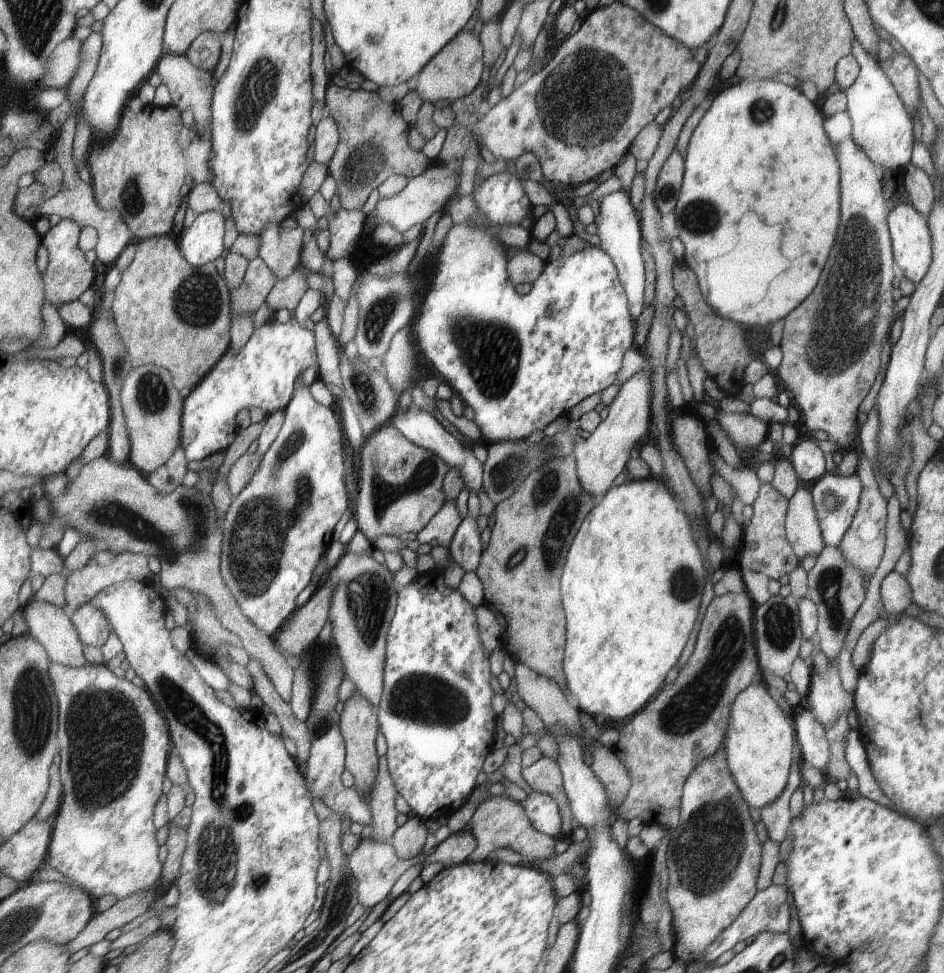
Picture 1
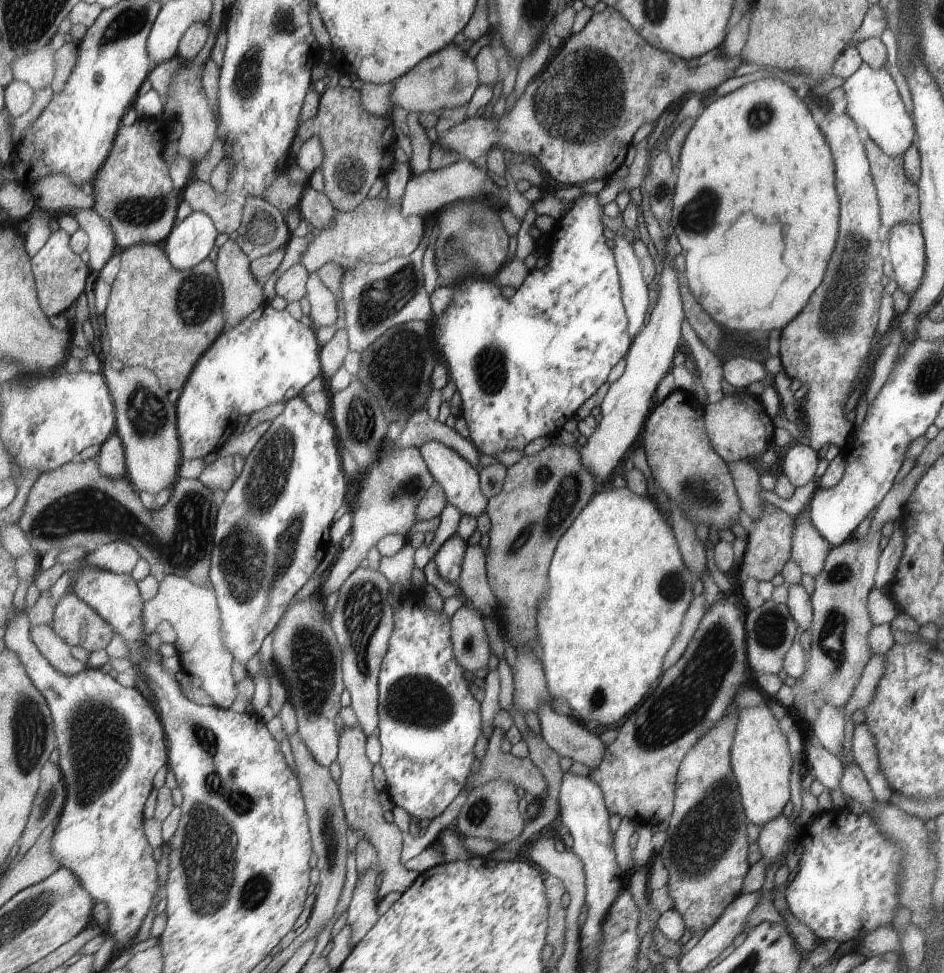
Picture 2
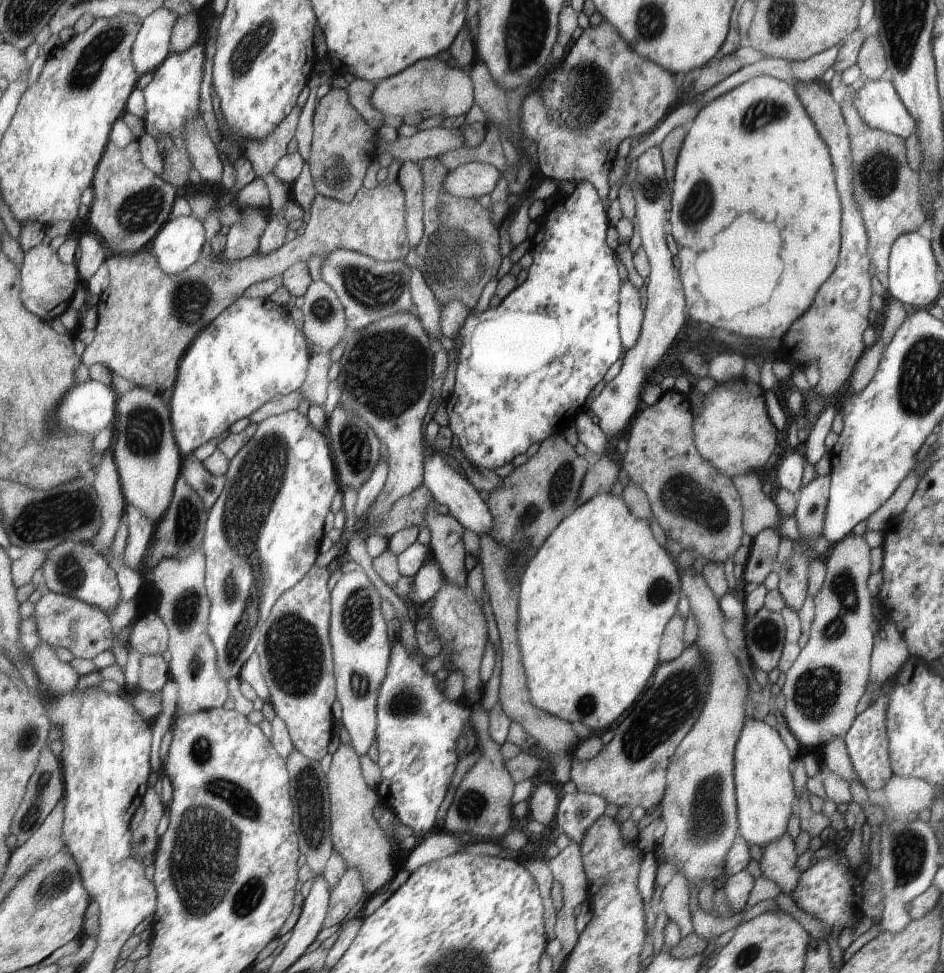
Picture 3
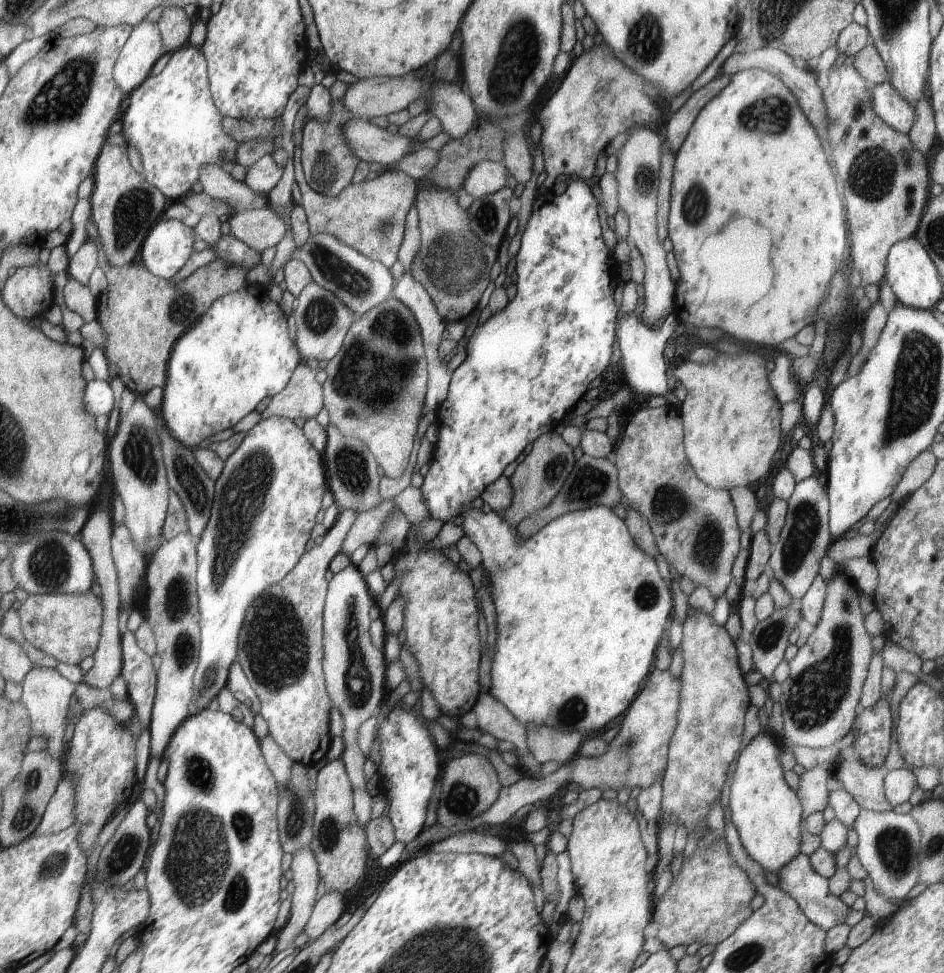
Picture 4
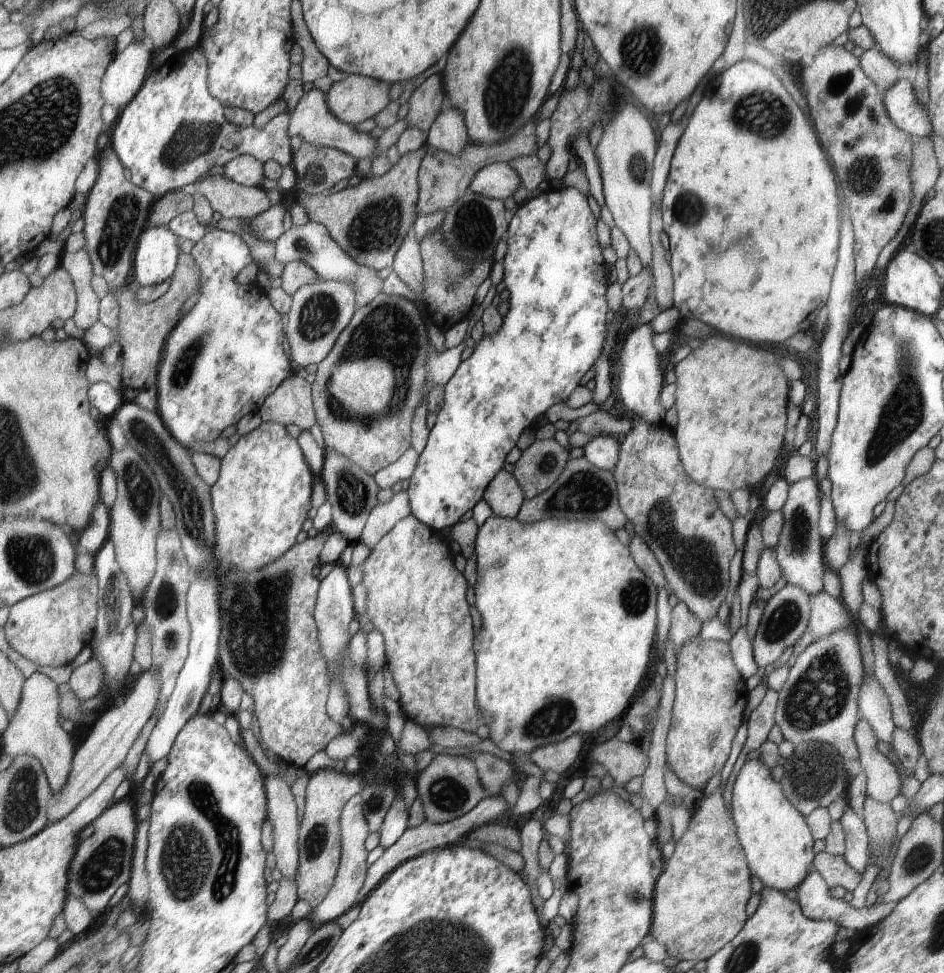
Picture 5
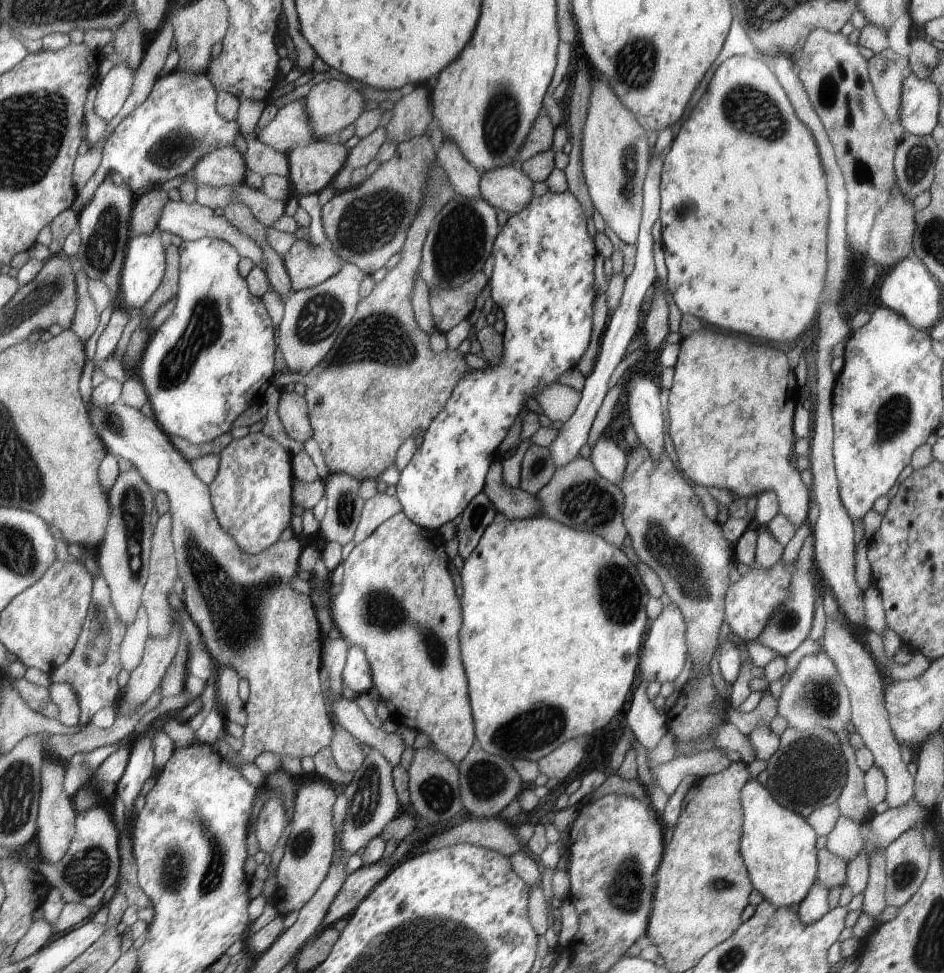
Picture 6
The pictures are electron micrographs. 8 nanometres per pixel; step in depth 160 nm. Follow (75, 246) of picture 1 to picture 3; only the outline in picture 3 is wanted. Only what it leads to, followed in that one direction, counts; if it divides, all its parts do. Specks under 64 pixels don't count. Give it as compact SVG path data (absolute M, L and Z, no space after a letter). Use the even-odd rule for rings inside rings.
M39 244L25 253L21 266L21 298L27 310L42 320L51 322L63 315L71 307L75 290L80 285L83 285L83 281L76 264L63 263L58 252L54 252L49 244Z

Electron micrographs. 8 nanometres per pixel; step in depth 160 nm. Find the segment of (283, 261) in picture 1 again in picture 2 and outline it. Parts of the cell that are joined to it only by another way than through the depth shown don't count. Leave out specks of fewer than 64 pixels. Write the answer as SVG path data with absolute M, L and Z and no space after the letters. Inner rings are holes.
M247 198L242 216L236 241L252 262L289 243L291 230L285 214L265 199Z

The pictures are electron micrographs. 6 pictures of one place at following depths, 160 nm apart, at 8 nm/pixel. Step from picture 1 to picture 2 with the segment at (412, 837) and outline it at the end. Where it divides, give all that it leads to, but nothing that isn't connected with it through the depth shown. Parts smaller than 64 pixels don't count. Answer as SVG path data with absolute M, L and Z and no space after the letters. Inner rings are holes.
M345 726L340 735L340 748L338 764L342 773L338 779L340 794L342 796L343 808L349 828L358 833L360 838L367 838L377 848L377 866L381 870L379 890L377 890L377 901L383 900L389 892L407 890L418 878L415 871L407 871L399 862L399 848L401 848L401 832L393 823L385 820L385 810L379 802L379 793L375 788L373 780L374 762L367 758L367 734L363 732L363 726Z

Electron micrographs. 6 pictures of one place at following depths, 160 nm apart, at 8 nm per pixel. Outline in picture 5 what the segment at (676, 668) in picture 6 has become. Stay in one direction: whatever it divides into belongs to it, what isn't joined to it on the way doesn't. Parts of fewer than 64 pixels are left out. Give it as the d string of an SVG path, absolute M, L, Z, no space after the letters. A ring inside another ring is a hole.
M679 600L677 601L677 604L675 604L671 610L670 626L668 628L669 640L671 640L675 646L675 657L676 652L680 649L680 646L685 643L686 640L689 640L691 637L698 634L699 629L701 628L701 623L702 622L690 612L690 607Z

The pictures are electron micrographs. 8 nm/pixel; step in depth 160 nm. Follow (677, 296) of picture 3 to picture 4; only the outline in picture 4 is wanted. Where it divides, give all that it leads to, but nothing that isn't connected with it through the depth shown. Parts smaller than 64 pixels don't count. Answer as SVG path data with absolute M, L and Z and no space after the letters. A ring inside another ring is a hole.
M641 125L633 127L627 134L625 144L617 154L617 166L613 172L617 180L618 208L626 215L628 220L628 233L626 238L631 246L637 247L642 254L645 263L645 276L642 280L644 309L641 312L642 322L648 327L656 324L659 318L663 318L673 308L673 296L675 296L676 284L669 278L667 264L665 264L665 252L659 244L656 231L656 196L660 183L659 176L659 150L661 150L661 138Z

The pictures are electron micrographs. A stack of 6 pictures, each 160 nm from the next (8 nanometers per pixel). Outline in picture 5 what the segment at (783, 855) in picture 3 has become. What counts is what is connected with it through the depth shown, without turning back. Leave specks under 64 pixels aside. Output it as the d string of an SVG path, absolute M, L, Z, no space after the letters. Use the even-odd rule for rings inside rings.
M815 871L807 873L803 882L794 888L796 901L805 918L818 921L833 921L839 927L851 928L851 930L860 932L863 929L872 929L894 907L891 903L884 903L880 904L880 906L873 906L873 908L864 906L856 909L851 907L848 902L843 901L842 898L833 898L829 894L829 889L827 883L821 878L821 875Z

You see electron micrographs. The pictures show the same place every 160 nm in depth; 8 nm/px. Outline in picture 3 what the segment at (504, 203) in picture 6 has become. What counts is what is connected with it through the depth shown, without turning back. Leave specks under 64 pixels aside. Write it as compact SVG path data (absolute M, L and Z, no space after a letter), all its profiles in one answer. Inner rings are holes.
M472 161L448 171L443 186L451 196L477 199L491 193L500 177L501 171L497 167Z

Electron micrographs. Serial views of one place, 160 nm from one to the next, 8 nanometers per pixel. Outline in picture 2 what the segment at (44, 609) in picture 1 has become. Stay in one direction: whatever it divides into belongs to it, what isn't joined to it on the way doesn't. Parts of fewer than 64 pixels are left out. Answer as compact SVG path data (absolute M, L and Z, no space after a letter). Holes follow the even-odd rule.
M40 624L32 627L31 636L51 666L61 674L77 676L88 668L83 662L73 658L72 647L63 641L51 625Z

